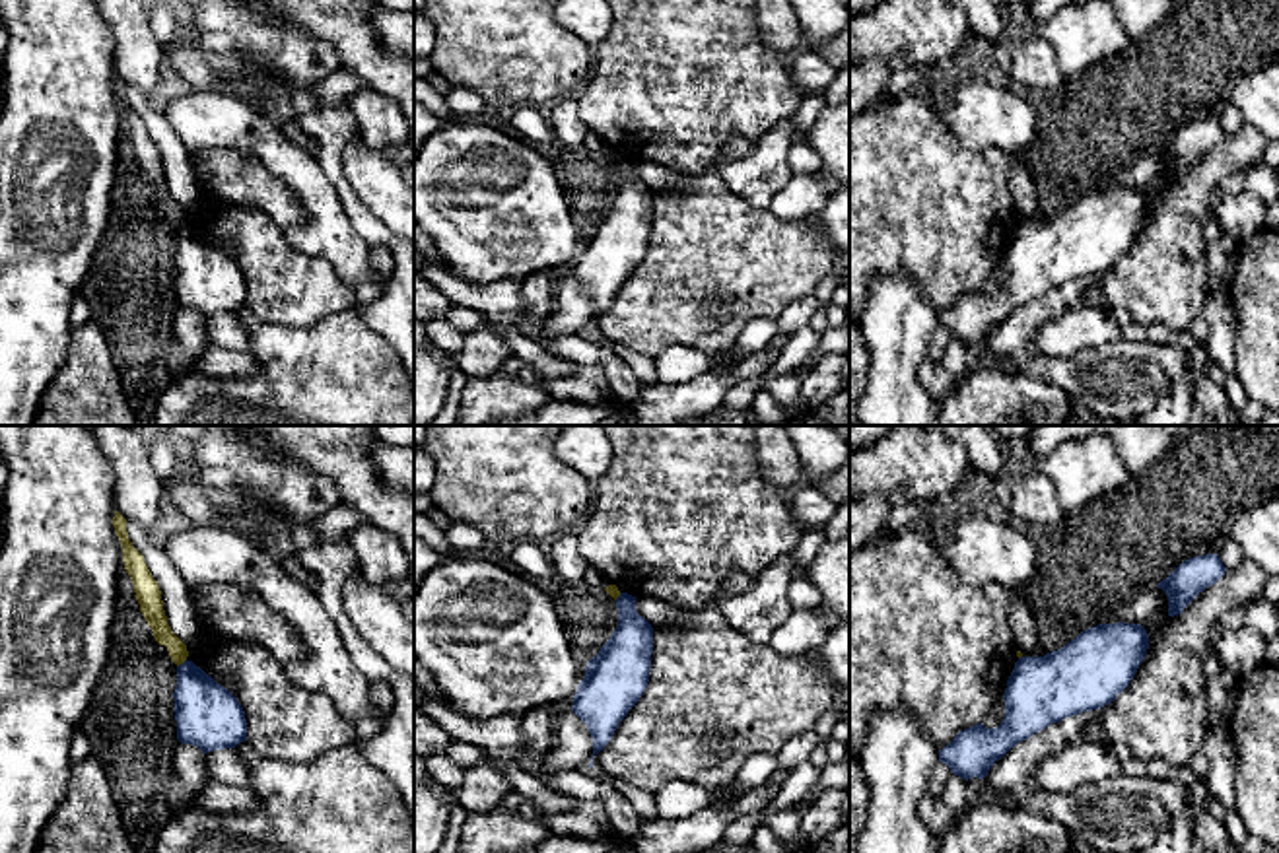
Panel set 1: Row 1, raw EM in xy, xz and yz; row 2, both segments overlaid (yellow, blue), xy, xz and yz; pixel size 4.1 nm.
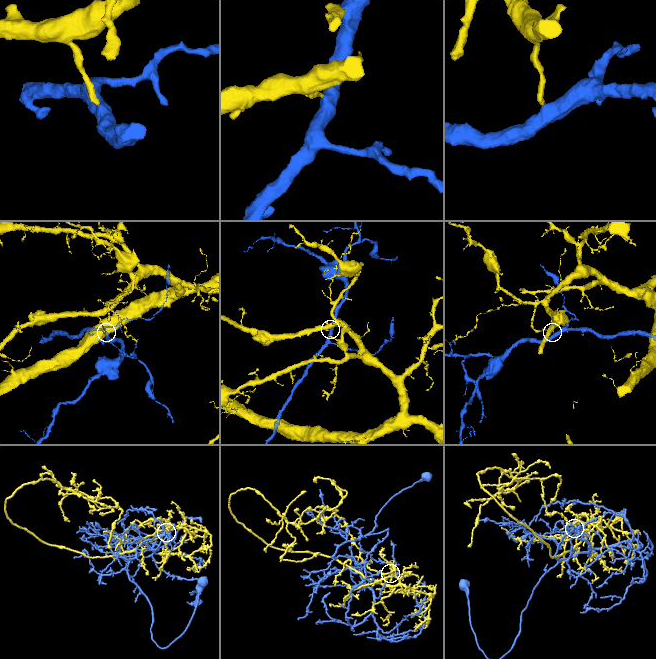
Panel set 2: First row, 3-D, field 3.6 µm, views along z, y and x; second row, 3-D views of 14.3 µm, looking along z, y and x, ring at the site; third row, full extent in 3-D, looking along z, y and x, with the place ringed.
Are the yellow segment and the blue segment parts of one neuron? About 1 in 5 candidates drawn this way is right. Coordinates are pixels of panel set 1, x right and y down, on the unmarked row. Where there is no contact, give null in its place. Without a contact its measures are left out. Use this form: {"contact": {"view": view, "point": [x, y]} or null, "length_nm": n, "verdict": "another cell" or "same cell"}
{"contact": {"view": "xy", "point": [181, 228]}, "length_nm": 50, "verdict": "another cell"}

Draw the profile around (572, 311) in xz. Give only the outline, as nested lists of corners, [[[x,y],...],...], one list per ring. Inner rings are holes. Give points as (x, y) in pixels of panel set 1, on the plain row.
[[[568,276],[554,291],[552,313],[540,321],[542,338],[558,338],[562,334],[589,332],[593,321],[593,303],[587,290]]]

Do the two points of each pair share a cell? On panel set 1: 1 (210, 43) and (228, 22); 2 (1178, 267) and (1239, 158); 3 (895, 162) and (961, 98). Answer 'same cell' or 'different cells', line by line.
1: different cells
2: same cell
3: different cells

